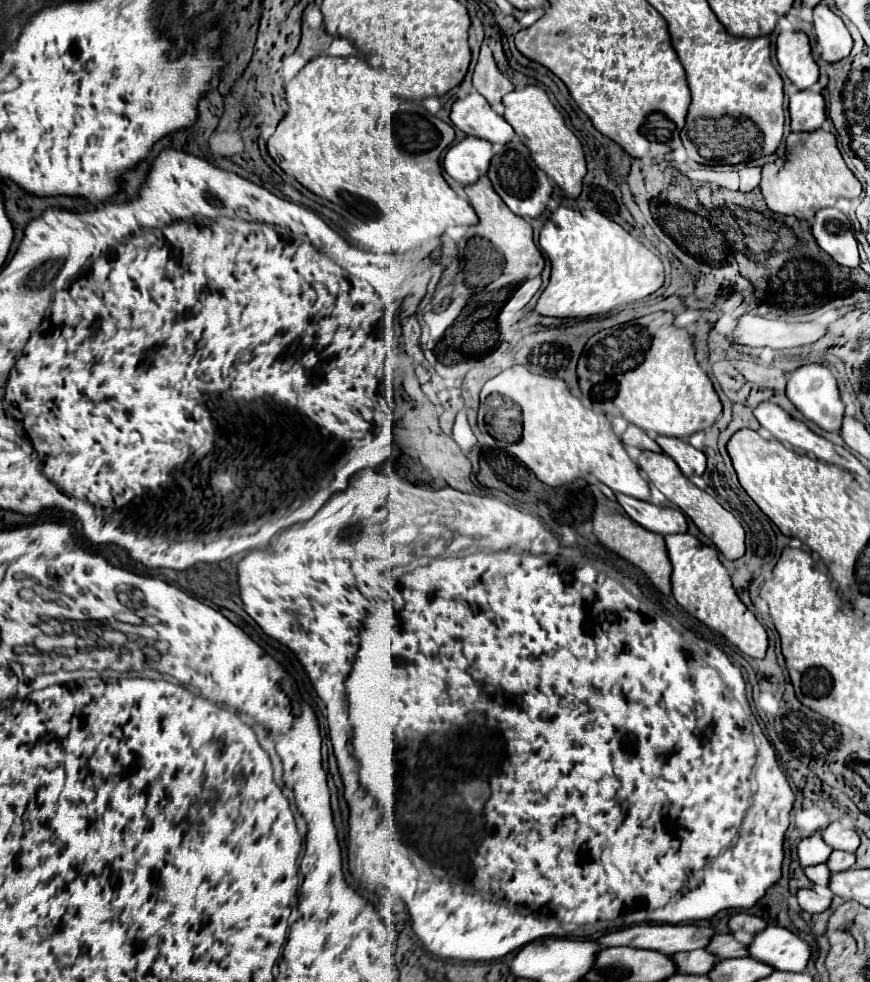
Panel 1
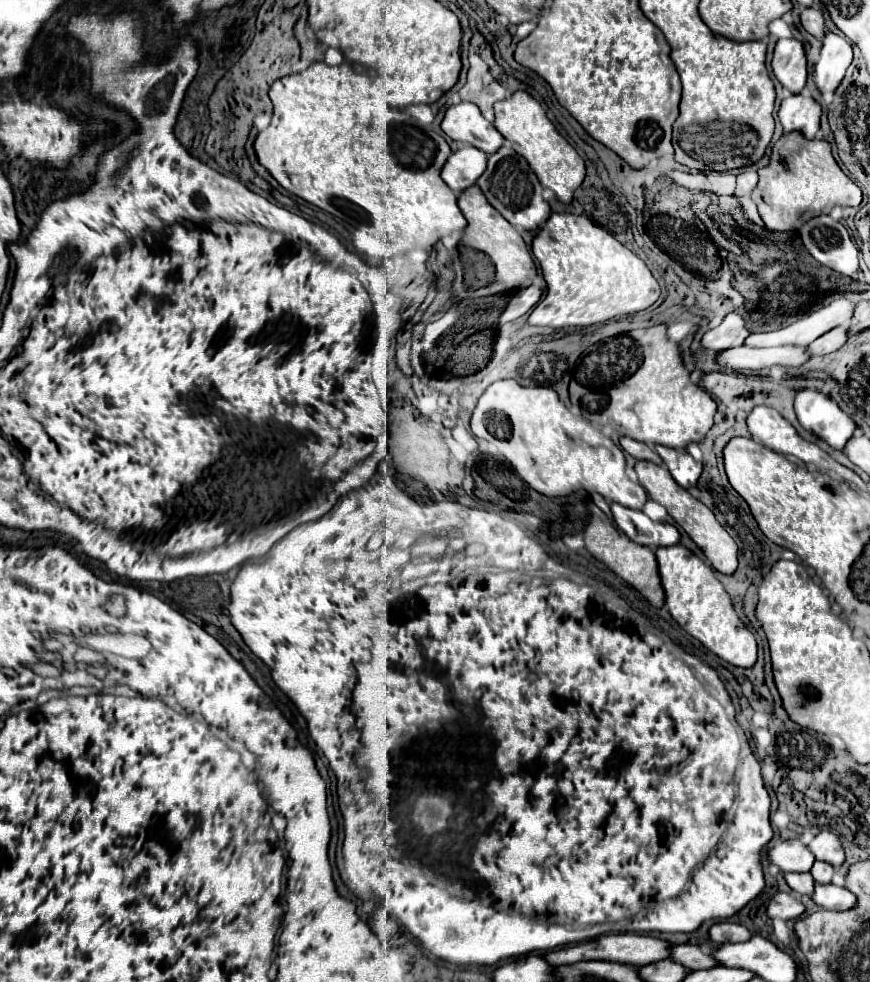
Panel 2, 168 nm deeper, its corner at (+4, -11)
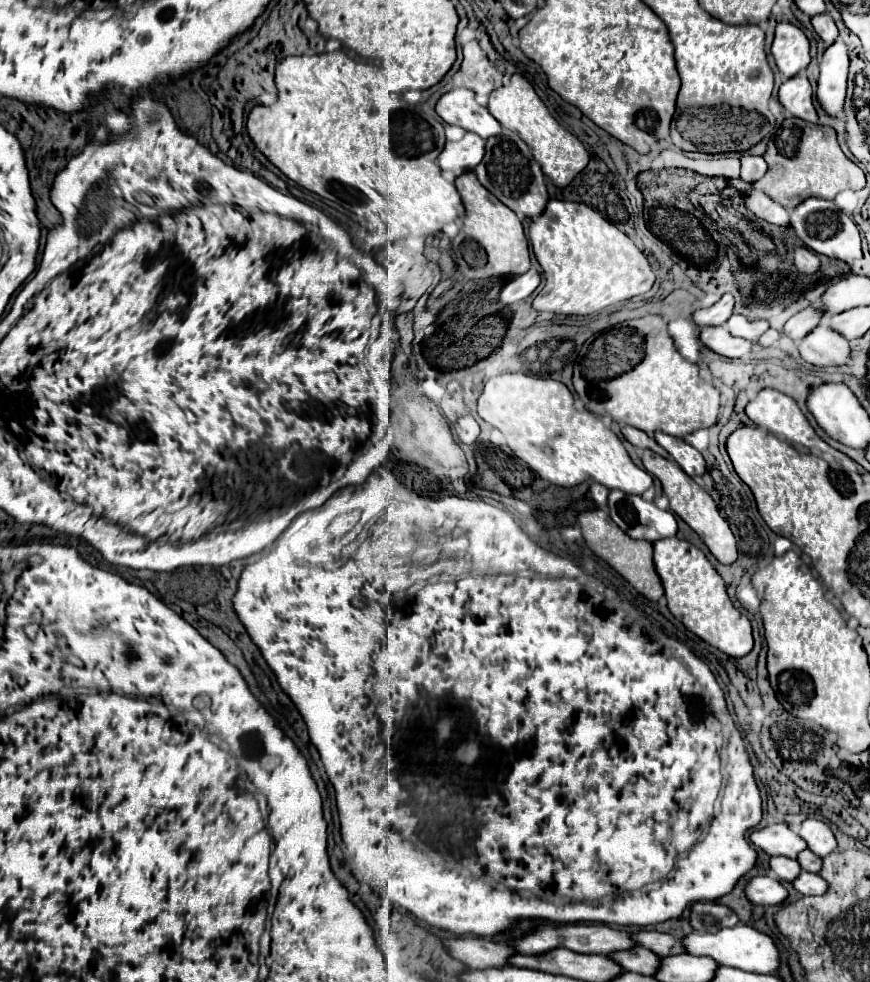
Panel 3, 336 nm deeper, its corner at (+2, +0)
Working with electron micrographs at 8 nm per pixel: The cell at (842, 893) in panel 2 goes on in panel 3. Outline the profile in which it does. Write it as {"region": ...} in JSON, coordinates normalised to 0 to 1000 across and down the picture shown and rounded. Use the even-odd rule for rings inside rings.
{"region":[[[920,887],[920,891],[910,897],[910,903],[922,909],[922,911],[947,911],[949,899],[947,895],[943,895],[943,891],[938,889],[929,889],[929,887]]]}

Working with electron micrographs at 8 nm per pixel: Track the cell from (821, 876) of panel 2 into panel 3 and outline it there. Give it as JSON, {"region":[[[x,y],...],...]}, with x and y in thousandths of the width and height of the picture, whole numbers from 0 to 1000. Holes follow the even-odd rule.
{"region":[[[922,867],[920,869],[920,873],[915,873],[915,877],[920,879],[920,883],[922,885],[926,885],[926,887],[931,887],[931,889],[940,889],[943,887],[943,879],[945,879],[945,875],[940,875],[933,867]]]}

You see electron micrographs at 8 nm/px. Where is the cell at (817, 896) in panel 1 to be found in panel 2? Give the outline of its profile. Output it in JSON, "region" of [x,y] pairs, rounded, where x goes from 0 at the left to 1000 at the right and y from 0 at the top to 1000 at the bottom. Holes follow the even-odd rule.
{"region":[[[892,910],[885,916],[885,923],[883,923],[883,933],[887,937],[890,935],[897,935],[897,937],[915,937],[924,929],[926,929],[924,921],[915,912],[910,912],[910,910]]]}

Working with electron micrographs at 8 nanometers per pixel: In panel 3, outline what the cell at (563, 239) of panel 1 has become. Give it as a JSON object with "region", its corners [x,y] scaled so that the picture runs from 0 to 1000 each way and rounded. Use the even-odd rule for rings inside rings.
{"region":[[[632,203],[625,217],[611,223],[607,239],[628,284],[625,294],[611,309],[618,317],[678,321],[703,309],[738,300],[752,288],[752,278],[740,258],[722,239],[676,209]]]}

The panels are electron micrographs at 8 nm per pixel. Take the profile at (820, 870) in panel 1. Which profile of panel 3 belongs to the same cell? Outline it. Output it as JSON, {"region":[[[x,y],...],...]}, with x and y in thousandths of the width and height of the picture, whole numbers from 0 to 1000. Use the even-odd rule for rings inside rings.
{"region":[[[885,873],[885,885],[894,891],[894,895],[899,897],[910,897],[915,895],[920,881],[915,875],[906,875],[906,873]]]}

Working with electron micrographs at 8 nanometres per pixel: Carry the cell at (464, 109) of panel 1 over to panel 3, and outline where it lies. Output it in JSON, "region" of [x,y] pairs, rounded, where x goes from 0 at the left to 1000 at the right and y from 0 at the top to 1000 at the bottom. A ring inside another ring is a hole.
{"region":[[[520,91],[510,95],[501,105],[501,115],[517,127],[526,127],[536,133],[561,142],[577,133],[575,125],[563,117],[563,113],[545,103],[543,93]]]}

